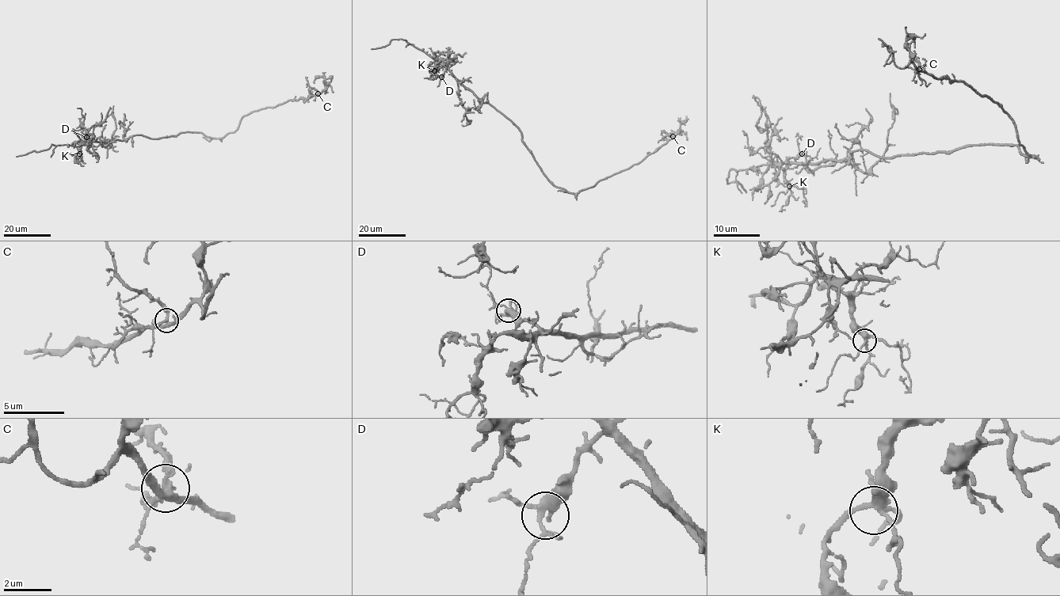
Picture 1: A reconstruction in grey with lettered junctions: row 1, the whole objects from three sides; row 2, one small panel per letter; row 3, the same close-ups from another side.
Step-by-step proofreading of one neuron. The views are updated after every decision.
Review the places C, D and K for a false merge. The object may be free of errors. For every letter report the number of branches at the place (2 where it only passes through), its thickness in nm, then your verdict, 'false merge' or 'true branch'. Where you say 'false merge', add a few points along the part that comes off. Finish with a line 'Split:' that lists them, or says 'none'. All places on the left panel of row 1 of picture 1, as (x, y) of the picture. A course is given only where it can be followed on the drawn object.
C: 5 branches meet; 280 nm thick; false merge; foreign part runs (318, 94), (308, 84), (306, 77)
D: 5 branches meet; 300 nm thick; true branch
K: 5 branches meet; 320 nm thick; true branch
Split: C

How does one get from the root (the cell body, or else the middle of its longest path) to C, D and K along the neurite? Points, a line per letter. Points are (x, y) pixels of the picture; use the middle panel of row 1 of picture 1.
C: (535, 159), (543, 174), (555, 186), (578, 193), (608, 176), (639, 163), (672, 137)
D: (535, 159), (522, 140), (521, 132), (509, 119), (488, 103), (481, 101), (448, 70), (441, 77)
K: (535, 159), (522, 140), (521, 132), (509, 119), (488, 103), (481, 101), (442, 64), (434, 70)

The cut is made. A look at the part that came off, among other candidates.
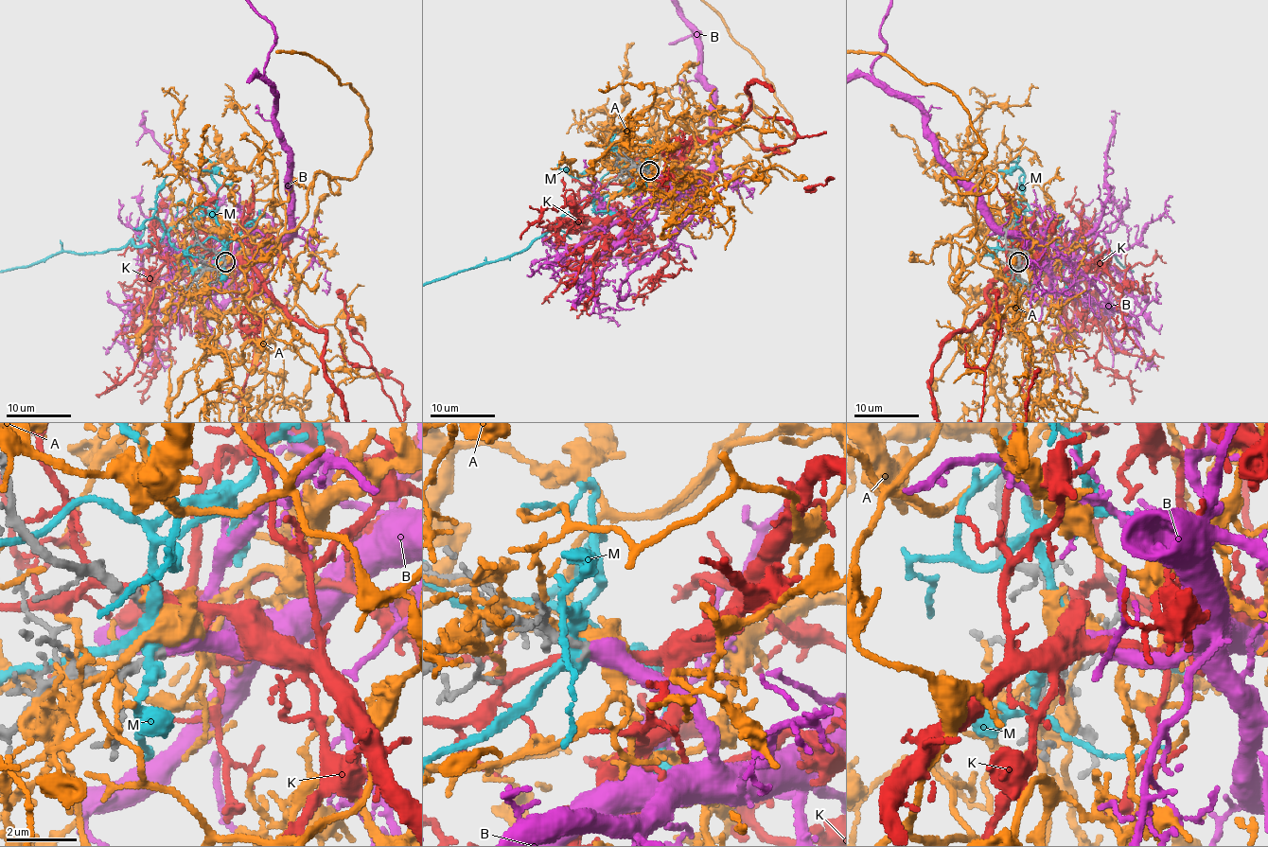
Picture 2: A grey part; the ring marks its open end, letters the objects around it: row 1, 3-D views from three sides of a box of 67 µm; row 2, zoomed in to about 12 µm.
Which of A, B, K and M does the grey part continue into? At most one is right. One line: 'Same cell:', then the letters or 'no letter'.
Same cell: B

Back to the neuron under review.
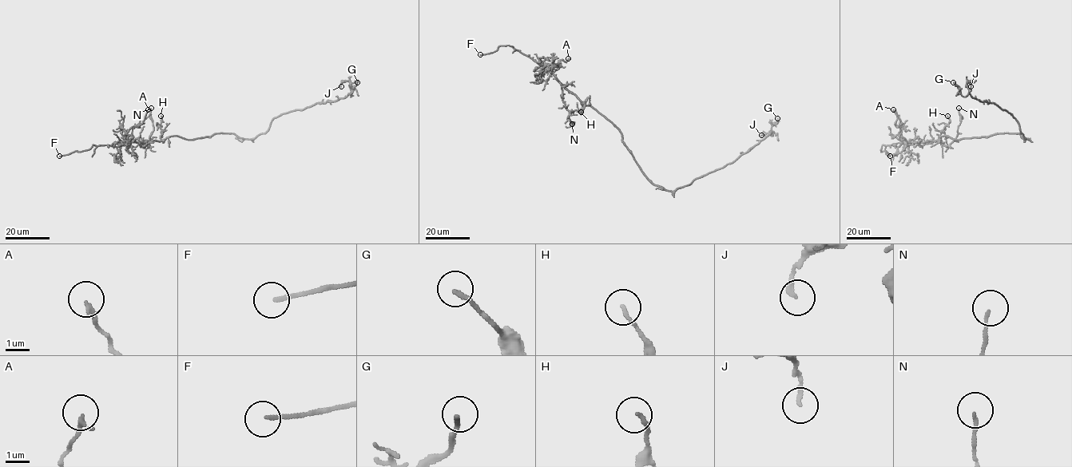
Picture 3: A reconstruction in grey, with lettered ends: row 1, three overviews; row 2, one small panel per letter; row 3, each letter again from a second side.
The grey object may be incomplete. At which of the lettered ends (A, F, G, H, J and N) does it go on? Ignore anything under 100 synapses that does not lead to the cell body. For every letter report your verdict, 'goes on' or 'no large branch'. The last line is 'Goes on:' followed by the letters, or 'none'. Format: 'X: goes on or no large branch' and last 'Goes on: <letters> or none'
A: no large branch
F: goes on
G: no large branch
H: no large branch
J: no large branch
N: no large branch
Goes on: F

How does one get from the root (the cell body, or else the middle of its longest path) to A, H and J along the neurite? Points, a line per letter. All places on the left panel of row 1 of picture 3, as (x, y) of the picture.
A: (214, 134), (192, 139), (170, 136), (160, 141), (126, 142), (125, 135), (131, 128), (142, 123), (148, 109)
H: (214, 134), (192, 139), (170, 136), (162, 140), (159, 126), (160, 116)
J: (214, 134), (232, 133), (255, 139), (283, 113), (344, 98), (351, 92), (351, 82), (343, 81), (341, 86)

